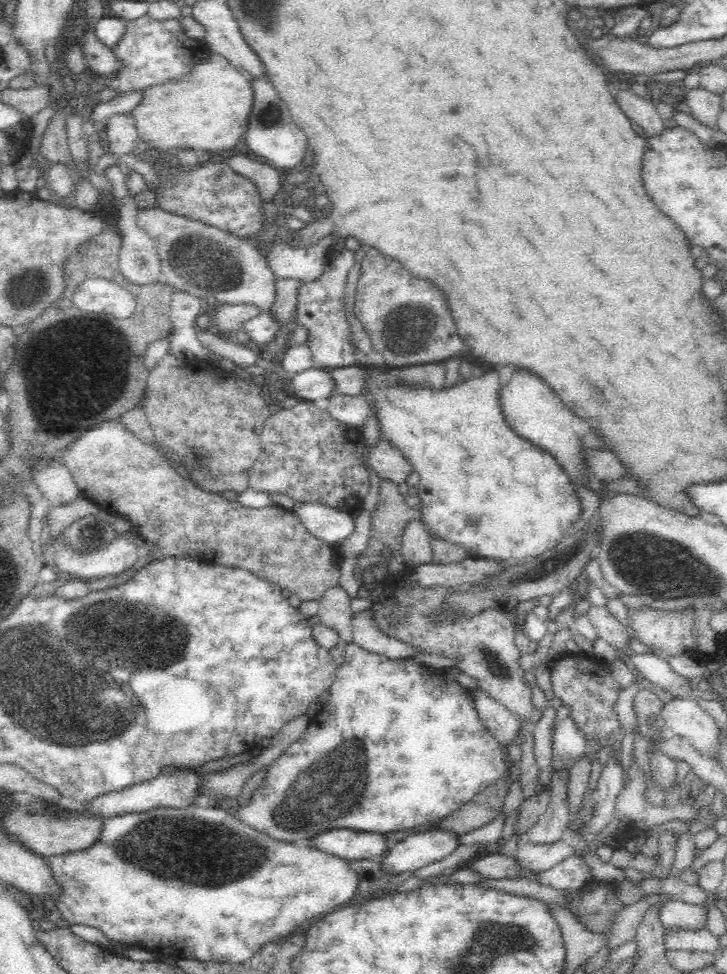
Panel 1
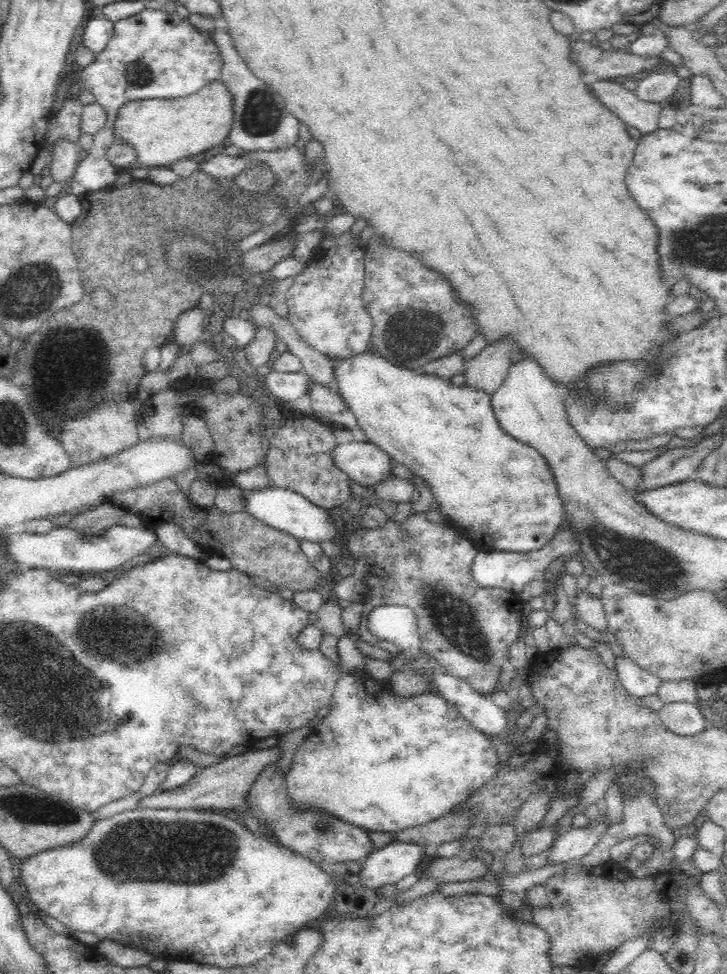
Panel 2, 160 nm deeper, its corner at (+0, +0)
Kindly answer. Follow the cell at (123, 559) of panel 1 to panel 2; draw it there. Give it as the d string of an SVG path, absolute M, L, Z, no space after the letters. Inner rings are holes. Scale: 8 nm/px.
M112 525L101 535L84 538L68 526L53 527L44 534L13 533L9 536L9 550L26 568L62 570L73 574L94 575L96 572L114 570L129 560L146 552L156 542L157 536L150 528L140 529L125 525Z

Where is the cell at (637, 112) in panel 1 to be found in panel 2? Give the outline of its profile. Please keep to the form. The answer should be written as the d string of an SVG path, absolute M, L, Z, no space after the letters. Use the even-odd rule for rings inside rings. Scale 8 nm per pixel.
M602 80L592 83L595 93L606 106L610 107L627 125L640 130L642 135L658 128L660 103L640 100L635 91L627 90L620 83Z

